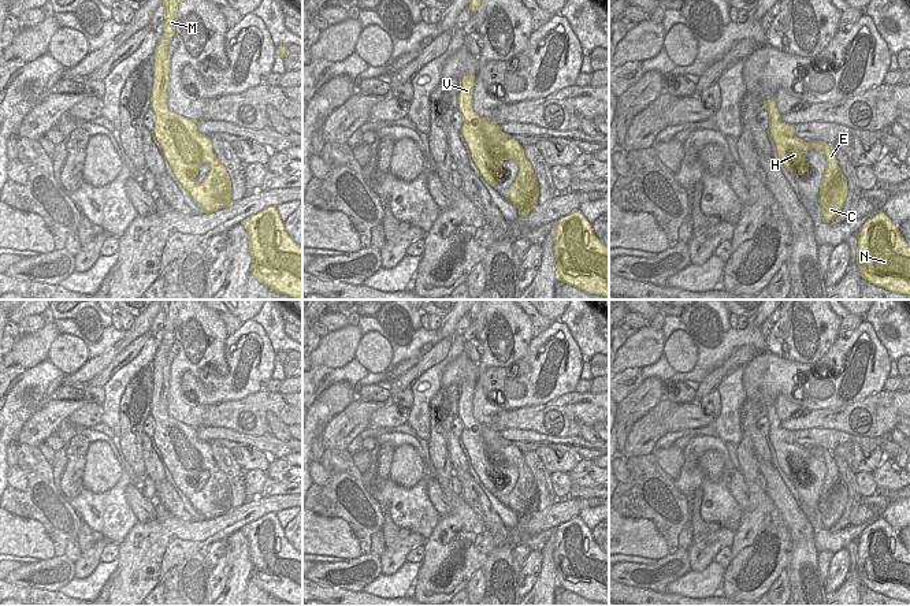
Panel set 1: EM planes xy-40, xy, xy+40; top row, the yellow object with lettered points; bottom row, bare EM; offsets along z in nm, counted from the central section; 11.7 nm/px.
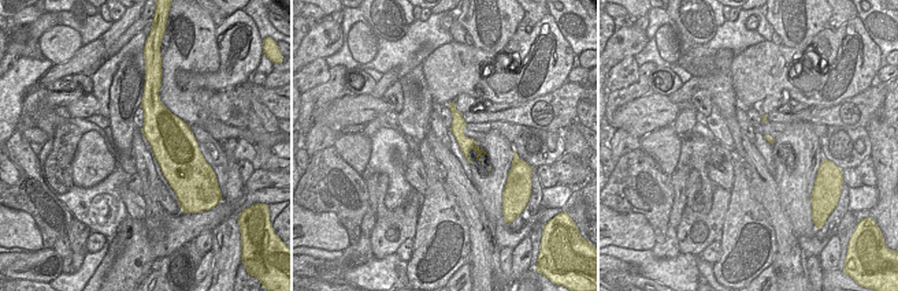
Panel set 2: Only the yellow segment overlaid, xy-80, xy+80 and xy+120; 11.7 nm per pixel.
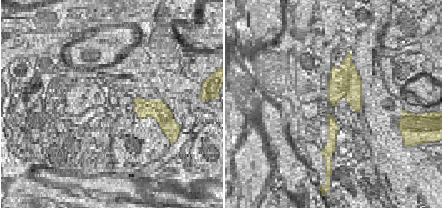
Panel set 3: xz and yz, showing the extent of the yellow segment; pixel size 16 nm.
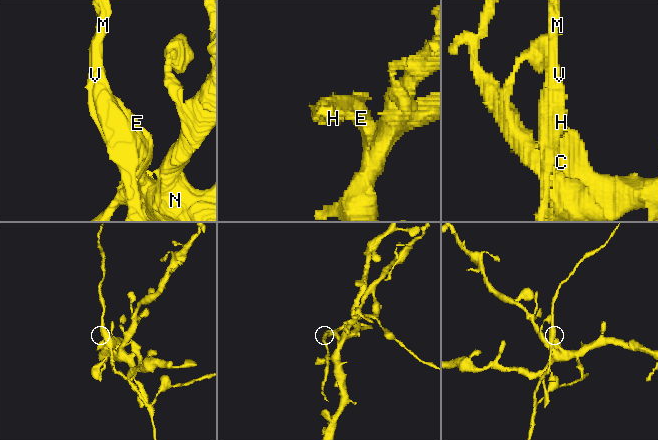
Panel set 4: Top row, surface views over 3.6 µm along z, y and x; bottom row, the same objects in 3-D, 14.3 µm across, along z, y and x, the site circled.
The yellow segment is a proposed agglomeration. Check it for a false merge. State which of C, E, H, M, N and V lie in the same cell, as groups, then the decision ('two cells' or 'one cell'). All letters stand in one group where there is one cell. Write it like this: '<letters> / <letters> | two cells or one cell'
C N / E H M V | two cells

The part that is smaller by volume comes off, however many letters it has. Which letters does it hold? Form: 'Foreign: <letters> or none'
Foreign: E, H, M, V

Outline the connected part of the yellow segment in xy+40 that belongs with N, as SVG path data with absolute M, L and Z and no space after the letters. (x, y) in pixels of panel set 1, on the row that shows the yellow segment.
M883 211L859 228L857 264L869 283L910 295L910 245Z

